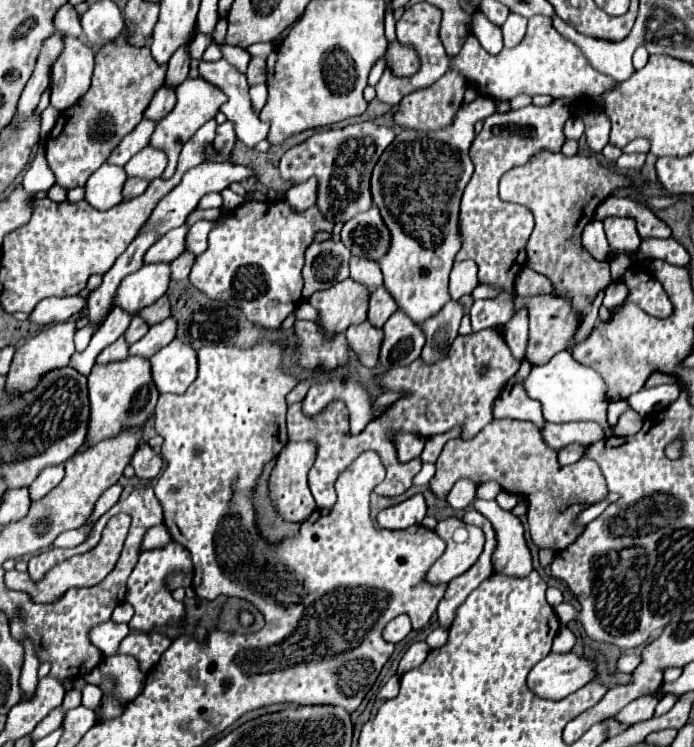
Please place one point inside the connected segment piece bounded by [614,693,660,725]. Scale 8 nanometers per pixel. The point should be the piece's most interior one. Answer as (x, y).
(643, 708)

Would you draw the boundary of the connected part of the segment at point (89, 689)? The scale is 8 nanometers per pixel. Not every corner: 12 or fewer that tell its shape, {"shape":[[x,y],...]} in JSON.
{"shape":[[96,685],[82,689],[82,705],[96,709],[100,705],[100,689]]}

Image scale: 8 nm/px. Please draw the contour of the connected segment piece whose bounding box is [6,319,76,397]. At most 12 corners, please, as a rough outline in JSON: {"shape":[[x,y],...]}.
{"shape":[[74,321],[56,323],[16,349],[8,393],[36,389],[70,365]]}

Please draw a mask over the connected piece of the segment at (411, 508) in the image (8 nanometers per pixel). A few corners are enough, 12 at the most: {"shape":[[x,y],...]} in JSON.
{"shape":[[424,495],[380,511],[378,525],[406,529],[422,523]]}

